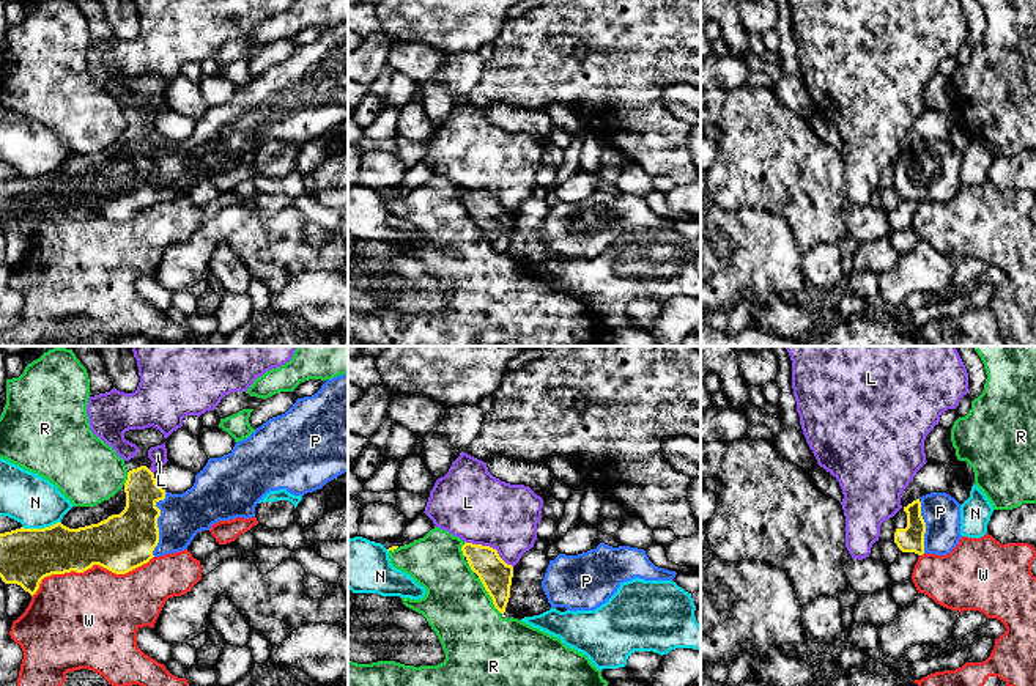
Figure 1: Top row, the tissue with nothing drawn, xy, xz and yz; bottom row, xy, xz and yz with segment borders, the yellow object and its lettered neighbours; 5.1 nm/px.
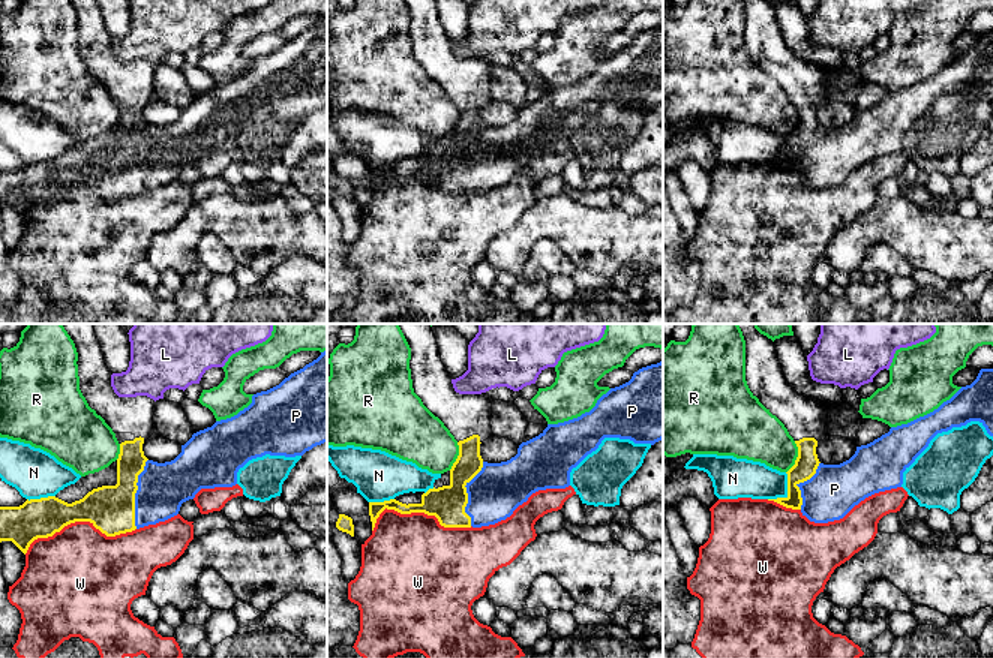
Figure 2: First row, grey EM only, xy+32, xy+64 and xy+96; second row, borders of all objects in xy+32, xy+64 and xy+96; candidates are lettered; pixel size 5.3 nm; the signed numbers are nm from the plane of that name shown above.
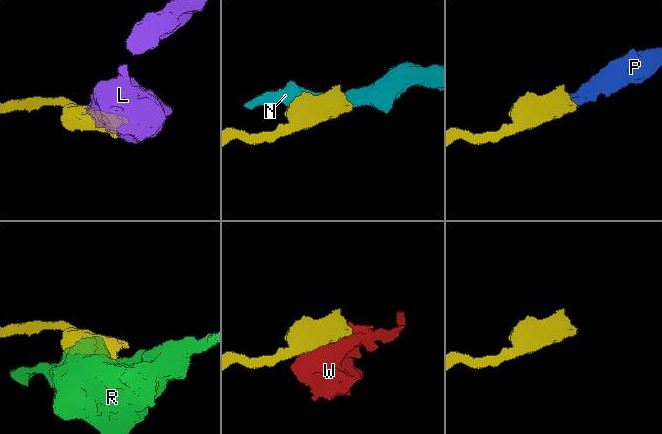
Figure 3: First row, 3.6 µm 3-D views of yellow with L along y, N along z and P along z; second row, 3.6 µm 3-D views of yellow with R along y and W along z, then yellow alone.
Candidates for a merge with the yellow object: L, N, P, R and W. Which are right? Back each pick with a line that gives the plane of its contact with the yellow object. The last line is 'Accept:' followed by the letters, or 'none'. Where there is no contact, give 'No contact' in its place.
P: Touches yellow in xy
Accept: P

